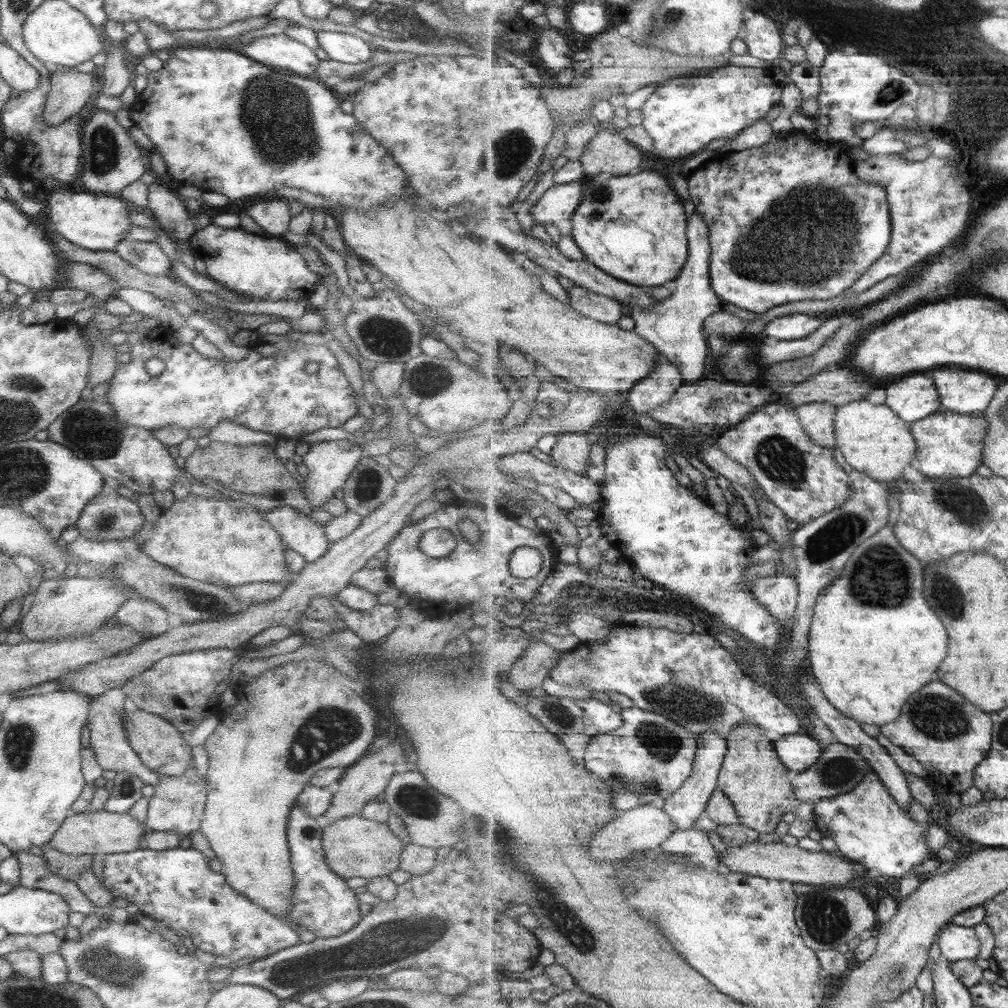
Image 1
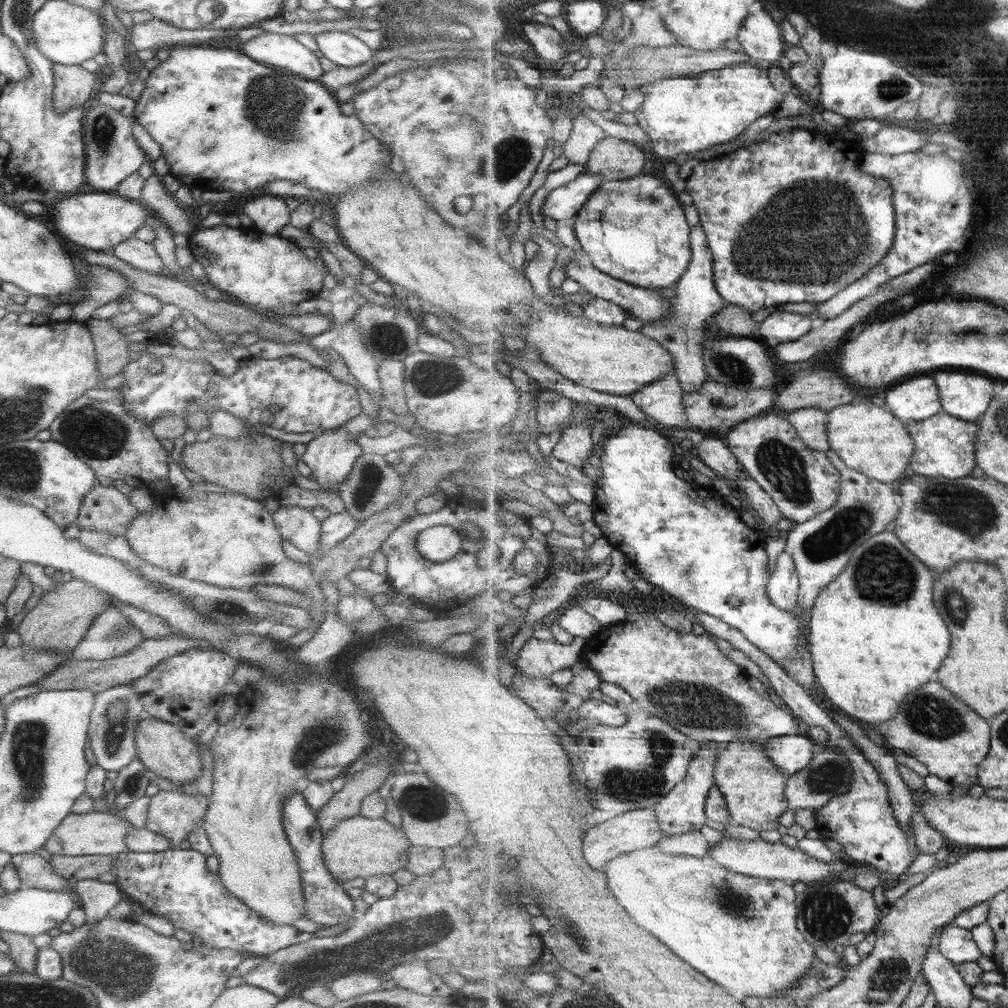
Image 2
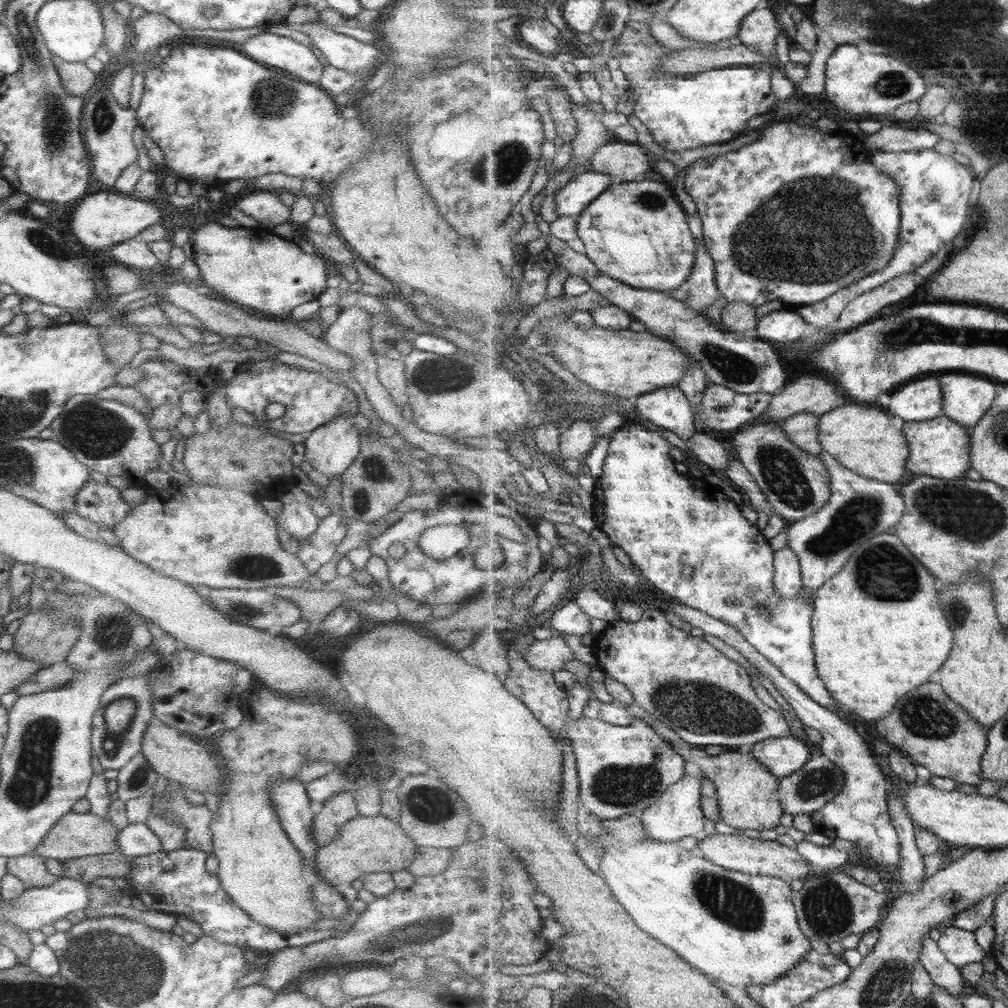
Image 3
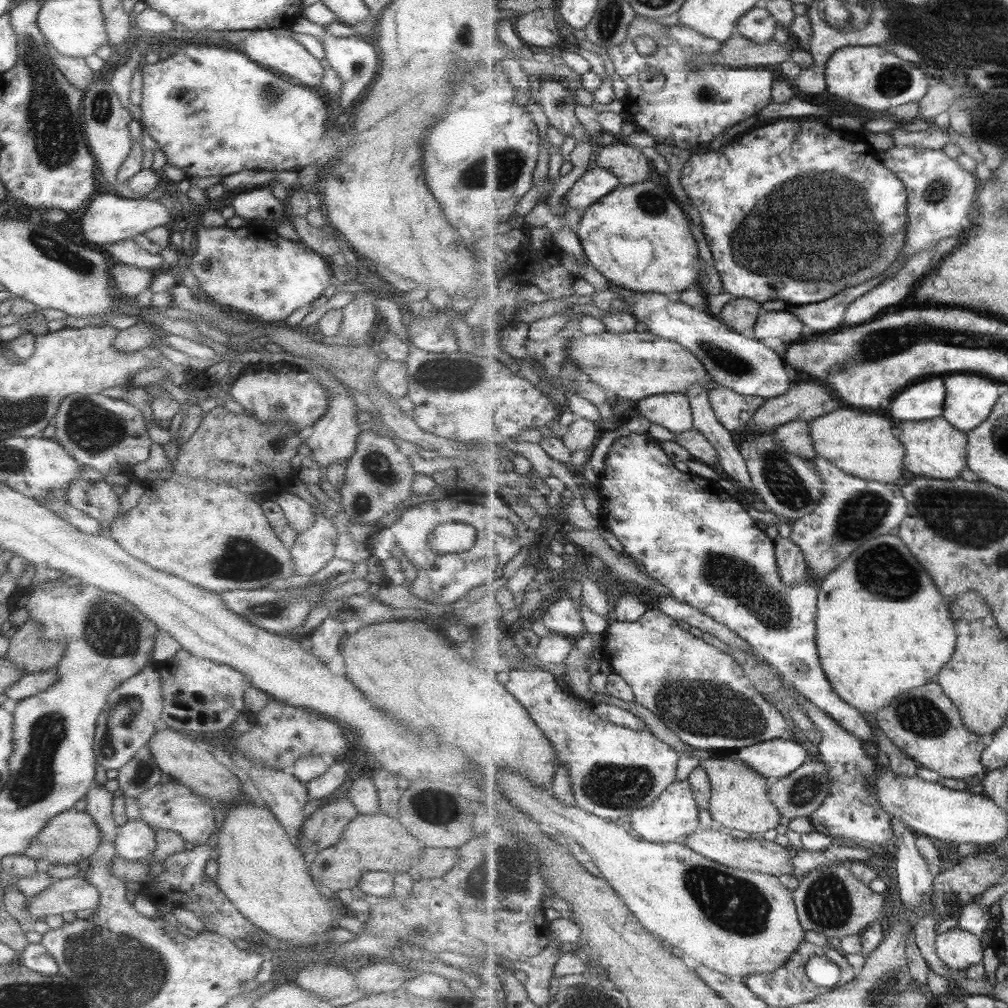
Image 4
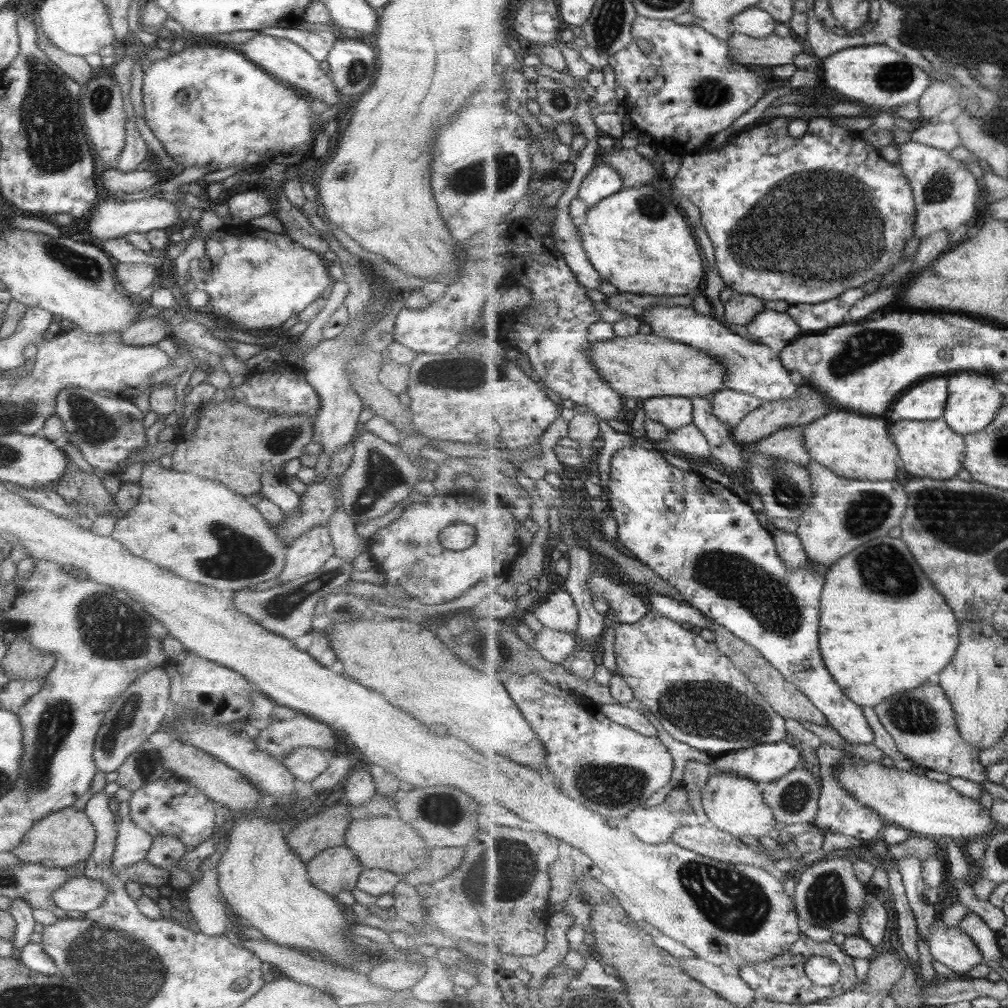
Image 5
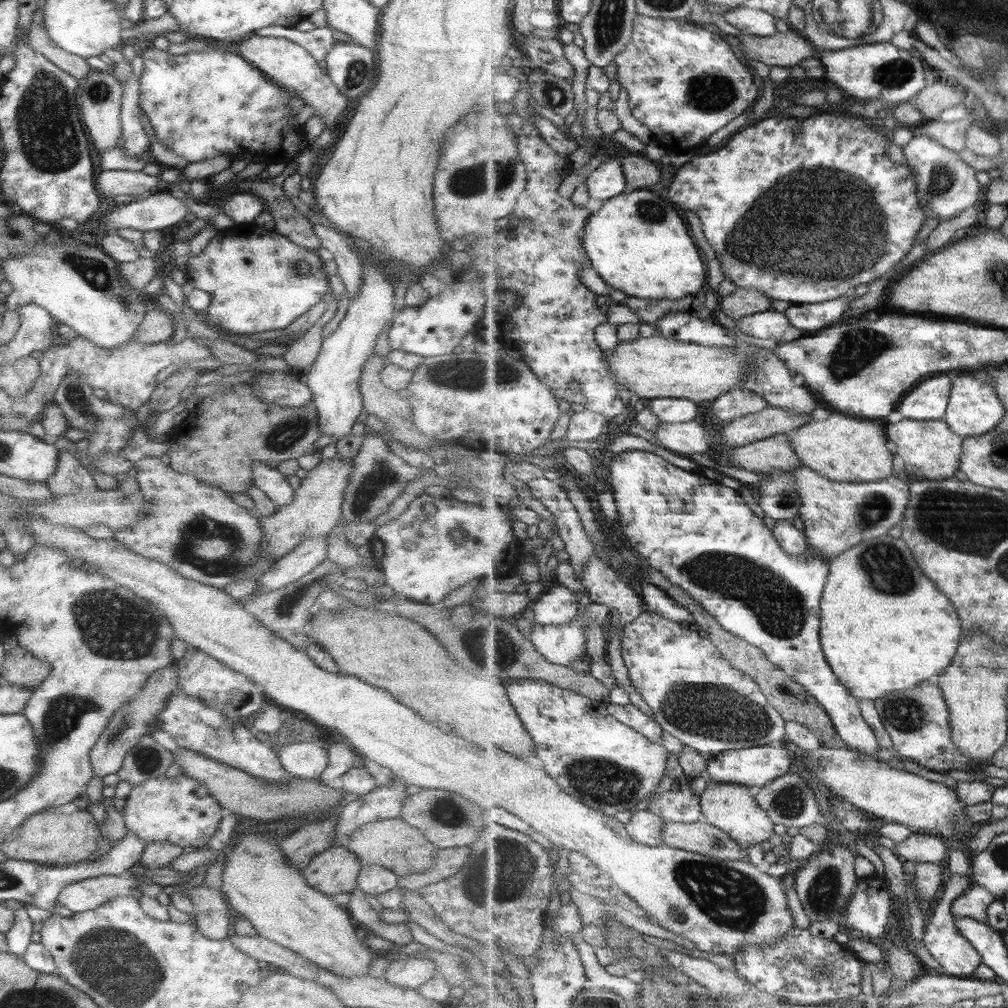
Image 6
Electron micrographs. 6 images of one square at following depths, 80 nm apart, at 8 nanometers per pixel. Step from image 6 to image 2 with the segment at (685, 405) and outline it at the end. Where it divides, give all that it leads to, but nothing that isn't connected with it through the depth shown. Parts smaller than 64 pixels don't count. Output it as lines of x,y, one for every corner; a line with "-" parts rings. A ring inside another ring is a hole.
673,371
659,380
640,388
631,395
634,403
646,412
654,421
664,427
686,428
686,414
684,413
683,395
685,390

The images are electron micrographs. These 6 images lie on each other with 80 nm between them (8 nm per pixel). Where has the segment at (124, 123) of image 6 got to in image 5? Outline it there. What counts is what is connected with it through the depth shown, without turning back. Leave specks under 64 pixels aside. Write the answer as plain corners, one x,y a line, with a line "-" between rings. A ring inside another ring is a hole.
134,116
126,118
124,124
124,147
121,148
121,153
117,160
116,170
125,173
127,171
135,171
137,166
143,161
147,155
148,149
140,137
139,131
135,128
133,123

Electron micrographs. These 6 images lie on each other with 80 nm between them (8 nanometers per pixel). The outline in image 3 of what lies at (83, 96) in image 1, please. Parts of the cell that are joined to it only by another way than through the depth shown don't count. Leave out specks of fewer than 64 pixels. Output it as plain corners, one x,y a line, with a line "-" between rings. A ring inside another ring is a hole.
52,57
60,83
70,96
83,96
95,86
95,73
85,67
83,62
67,63

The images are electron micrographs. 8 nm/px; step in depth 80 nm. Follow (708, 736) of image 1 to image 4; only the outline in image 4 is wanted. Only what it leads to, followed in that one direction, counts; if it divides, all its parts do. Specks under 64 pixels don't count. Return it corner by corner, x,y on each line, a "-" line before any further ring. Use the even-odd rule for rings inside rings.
685,779
671,784
671,787
667,787
654,803
631,812
626,824
637,836
645,841
655,844
685,844
688,836
701,828
699,808
694,787

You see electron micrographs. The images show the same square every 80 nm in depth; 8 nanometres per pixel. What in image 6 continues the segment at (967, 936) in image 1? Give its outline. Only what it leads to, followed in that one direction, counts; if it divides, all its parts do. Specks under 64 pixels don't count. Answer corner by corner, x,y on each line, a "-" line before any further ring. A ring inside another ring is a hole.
947,874
947,881
944,885
944,895
936,903
934,903
932,914
924,927
924,945
928,952
939,962
942,967
943,974
956,977
971,977
975,969
979,968
982,962
982,954
961,934
956,927
953,917
952,904
956,898
965,894
972,886
973,882
967,875
961,877
959,875

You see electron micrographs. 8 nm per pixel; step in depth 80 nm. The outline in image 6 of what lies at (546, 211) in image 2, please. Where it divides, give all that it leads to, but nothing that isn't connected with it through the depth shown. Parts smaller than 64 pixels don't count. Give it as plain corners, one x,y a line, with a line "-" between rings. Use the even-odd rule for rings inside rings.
608,159
593,170
586,179
592,199
607,201
626,193
627,178
621,161

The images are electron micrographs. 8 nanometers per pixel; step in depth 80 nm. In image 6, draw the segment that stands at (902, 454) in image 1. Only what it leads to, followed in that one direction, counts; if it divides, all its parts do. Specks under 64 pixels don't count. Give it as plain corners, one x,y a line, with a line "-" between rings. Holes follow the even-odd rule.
841,412
831,414
827,420
817,418
799,427
790,434
794,451
802,460
802,466
817,469
823,476
836,481
867,482
880,481
895,474
895,450
887,436
885,426
879,420
867,420
847,416

